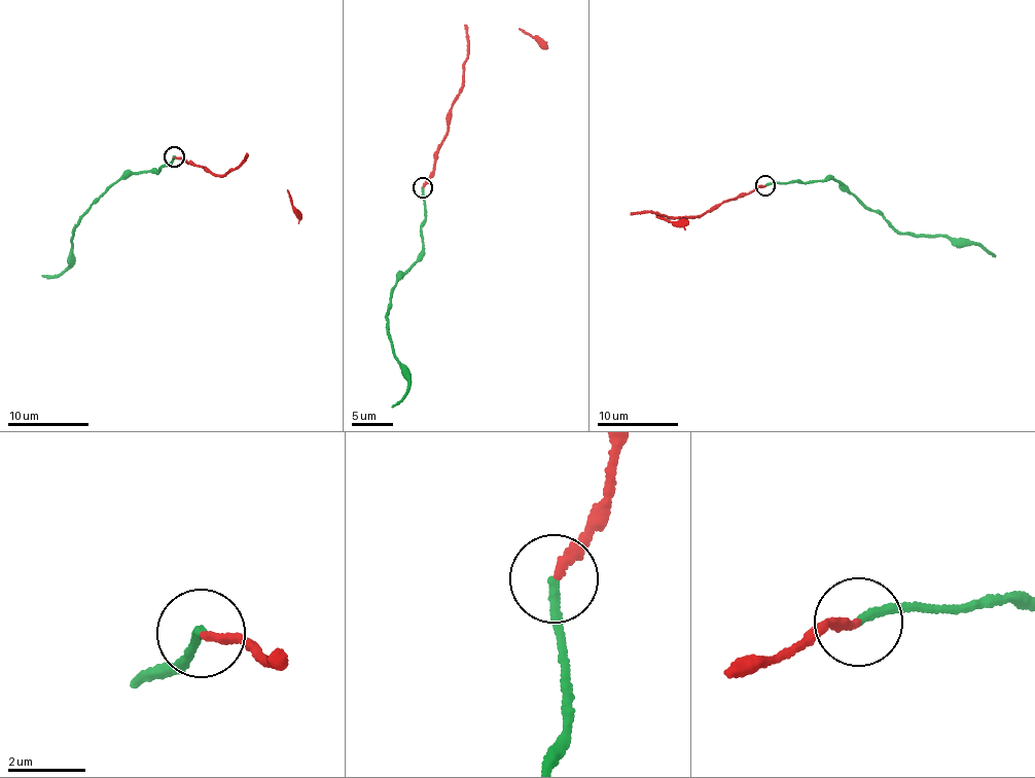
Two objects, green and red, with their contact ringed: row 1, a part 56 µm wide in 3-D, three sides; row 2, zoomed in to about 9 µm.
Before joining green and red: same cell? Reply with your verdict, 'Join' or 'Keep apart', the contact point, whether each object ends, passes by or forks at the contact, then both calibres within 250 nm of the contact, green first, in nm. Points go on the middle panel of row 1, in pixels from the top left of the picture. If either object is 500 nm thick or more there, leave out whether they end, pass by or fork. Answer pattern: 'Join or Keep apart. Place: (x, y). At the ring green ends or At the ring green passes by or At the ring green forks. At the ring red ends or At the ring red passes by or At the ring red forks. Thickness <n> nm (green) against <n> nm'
Join. Place: (422, 187). At the ring green ends. At the ring red ends. Thickness 240 nm (green) against 200 nm

